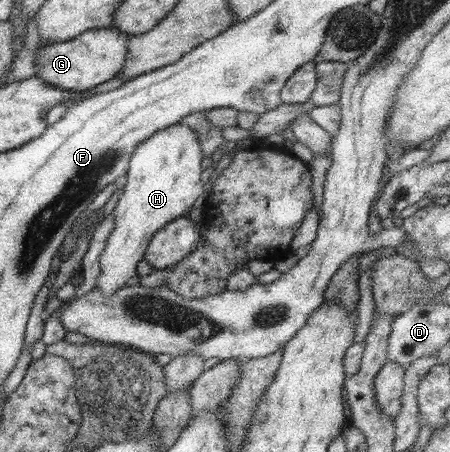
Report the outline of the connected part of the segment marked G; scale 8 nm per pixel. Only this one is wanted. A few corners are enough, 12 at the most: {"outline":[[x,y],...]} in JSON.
{"outline":[[88,29],[38,50],[35,76],[83,92],[118,75],[130,35]]}

